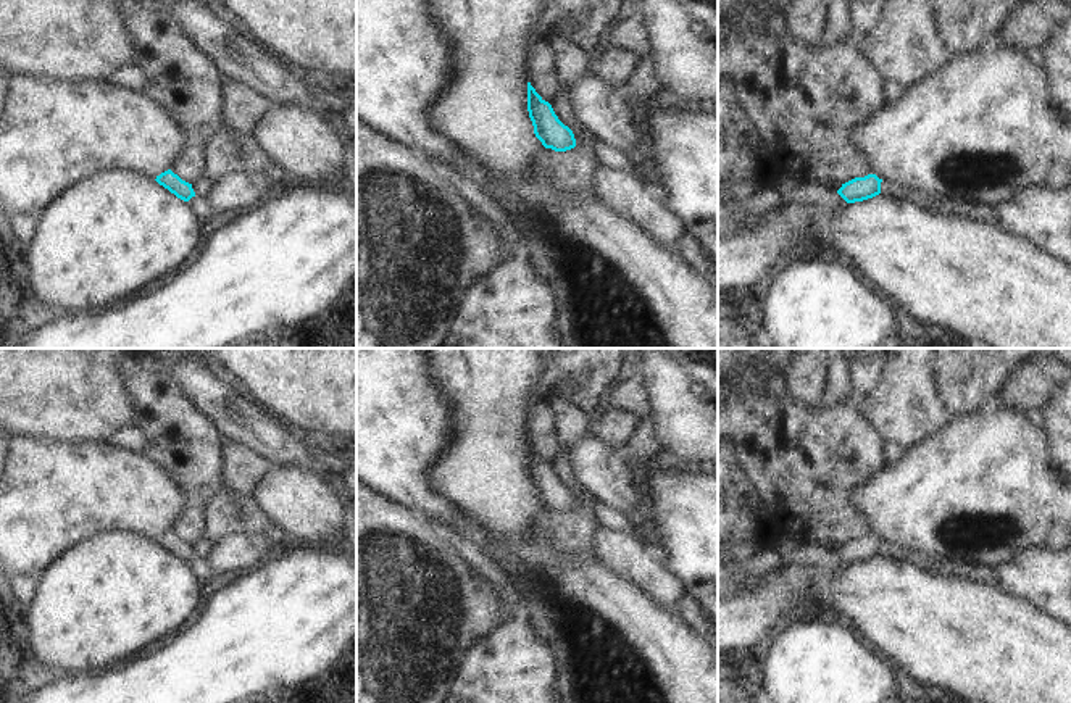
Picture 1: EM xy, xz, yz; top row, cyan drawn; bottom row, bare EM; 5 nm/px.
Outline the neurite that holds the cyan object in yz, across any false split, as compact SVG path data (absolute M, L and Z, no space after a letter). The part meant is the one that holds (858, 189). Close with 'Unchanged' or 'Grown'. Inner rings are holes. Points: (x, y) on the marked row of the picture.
M868 174L865 177L855 177L837 190L837 193L847 202L847 203L855 203L855 202L863 202L868 198L873 198L881 193L881 182L876 174Z. Unchanged.

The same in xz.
M527 82L527 111L534 134L545 148L566 152L576 147L573 131L558 119L552 105L536 92L531 82Z. Unchanged.

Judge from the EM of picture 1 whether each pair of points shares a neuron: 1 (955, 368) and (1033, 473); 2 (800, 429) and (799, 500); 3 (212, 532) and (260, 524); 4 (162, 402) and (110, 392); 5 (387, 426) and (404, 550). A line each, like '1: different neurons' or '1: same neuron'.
1: different neurons
2: same neuron
3: same neuron
4: different neurons
5: different neurons

